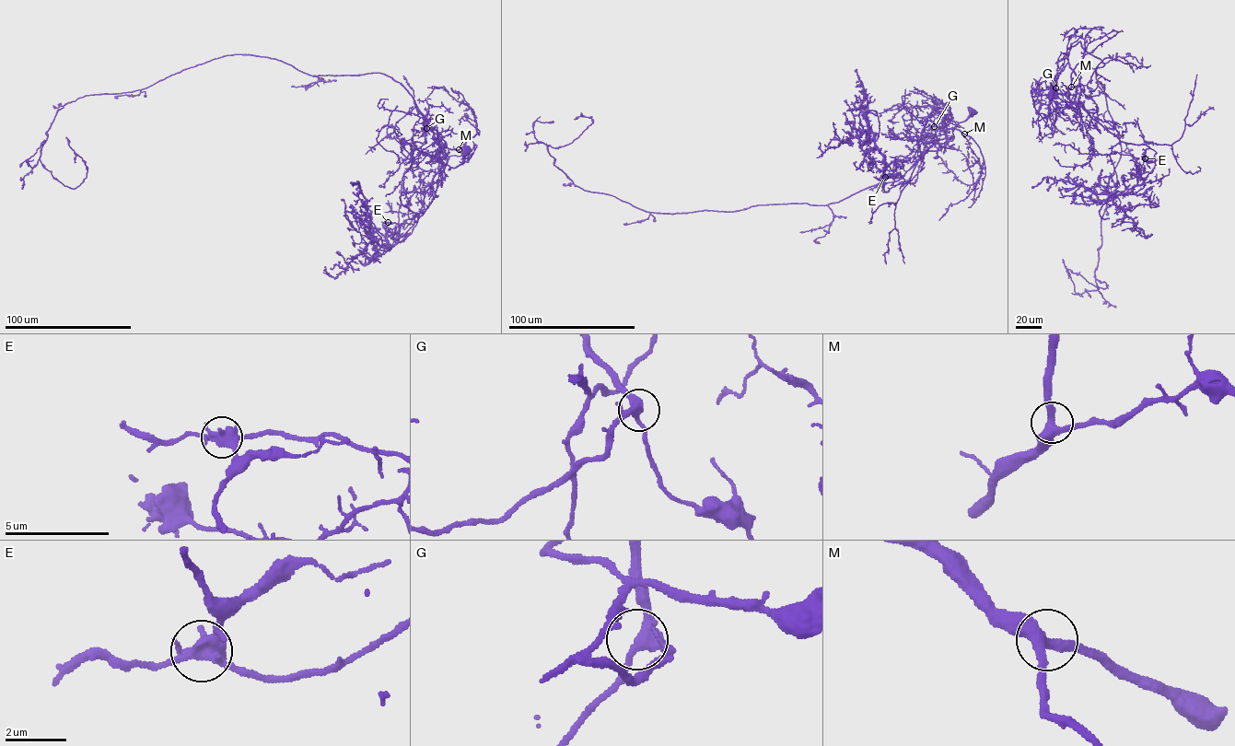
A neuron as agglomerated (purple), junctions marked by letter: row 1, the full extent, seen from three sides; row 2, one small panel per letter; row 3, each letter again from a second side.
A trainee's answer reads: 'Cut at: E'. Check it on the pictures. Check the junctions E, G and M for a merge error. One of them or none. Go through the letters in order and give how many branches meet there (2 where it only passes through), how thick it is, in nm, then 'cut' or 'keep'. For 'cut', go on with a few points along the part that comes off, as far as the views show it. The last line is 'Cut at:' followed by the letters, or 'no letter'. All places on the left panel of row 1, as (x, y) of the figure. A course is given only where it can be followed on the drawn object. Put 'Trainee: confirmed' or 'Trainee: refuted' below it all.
E: branches 3; calibre 360 nm; cut; course (388, 222), (390, 233), (386, 237), (388, 244), (381, 246), (370, 232), (366, 200), (358, 181), (352, 183)
G: branches 3; calibre 360 nm; keep
M: branches 3; calibre 360 nm; keep
Cut at: E
Trainee: confirmed

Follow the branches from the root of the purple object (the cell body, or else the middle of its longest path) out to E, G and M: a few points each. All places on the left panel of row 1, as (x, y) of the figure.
E: (466, 151), (460, 164), (448, 170), (447, 165), (440, 169), (420, 211), (410, 223), (403, 227), (388, 222)
G: (466, 151), (462, 162), (448, 170), (449, 166), (440, 161), (438, 133), (431, 127), (426, 128)
M: (466, 151), (462, 162), (448, 170), (448, 166), (442, 165), (439, 153), (442, 148), (459, 149)

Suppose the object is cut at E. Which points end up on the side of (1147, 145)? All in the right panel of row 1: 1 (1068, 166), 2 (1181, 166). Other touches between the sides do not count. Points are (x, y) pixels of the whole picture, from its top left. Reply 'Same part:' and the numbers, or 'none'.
Same part: 1, 2

